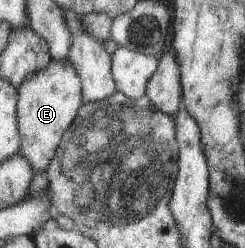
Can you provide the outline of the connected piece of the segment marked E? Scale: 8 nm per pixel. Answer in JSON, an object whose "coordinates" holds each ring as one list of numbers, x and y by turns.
{"coordinates":[[53,60,40,74,29,78,19,88,18,122,22,137,22,156,36,173,50,168,61,142,69,128,76,122,79,110,84,106,83,84,71,62]]}

